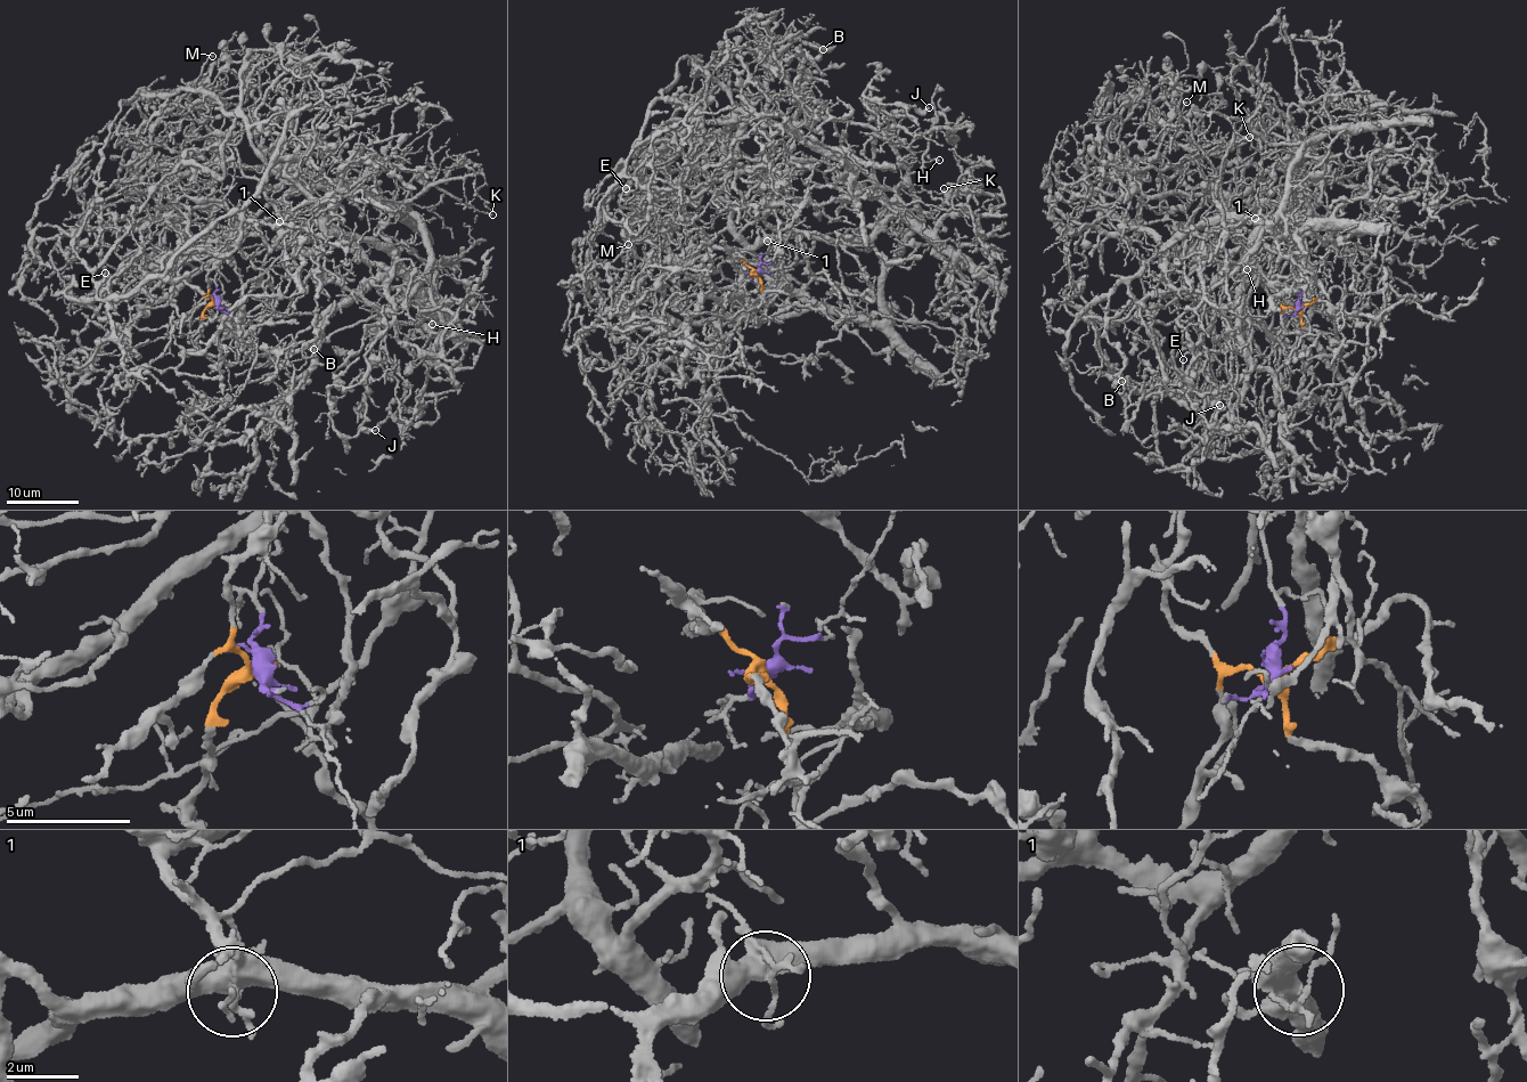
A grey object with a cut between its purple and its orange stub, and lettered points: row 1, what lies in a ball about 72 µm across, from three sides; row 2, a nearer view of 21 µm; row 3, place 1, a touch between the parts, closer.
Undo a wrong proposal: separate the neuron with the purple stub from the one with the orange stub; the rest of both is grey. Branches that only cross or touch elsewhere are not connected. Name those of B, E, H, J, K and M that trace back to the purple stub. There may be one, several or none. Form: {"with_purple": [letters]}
{"with_purple": ["H", "K", "M"]}

